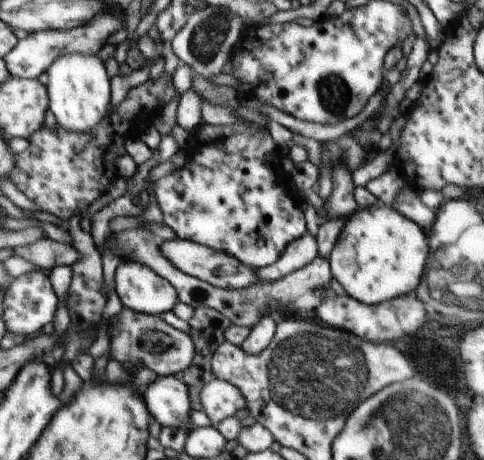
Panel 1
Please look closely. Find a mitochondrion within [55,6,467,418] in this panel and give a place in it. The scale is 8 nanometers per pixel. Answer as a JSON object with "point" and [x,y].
{"point":[207,38]}

